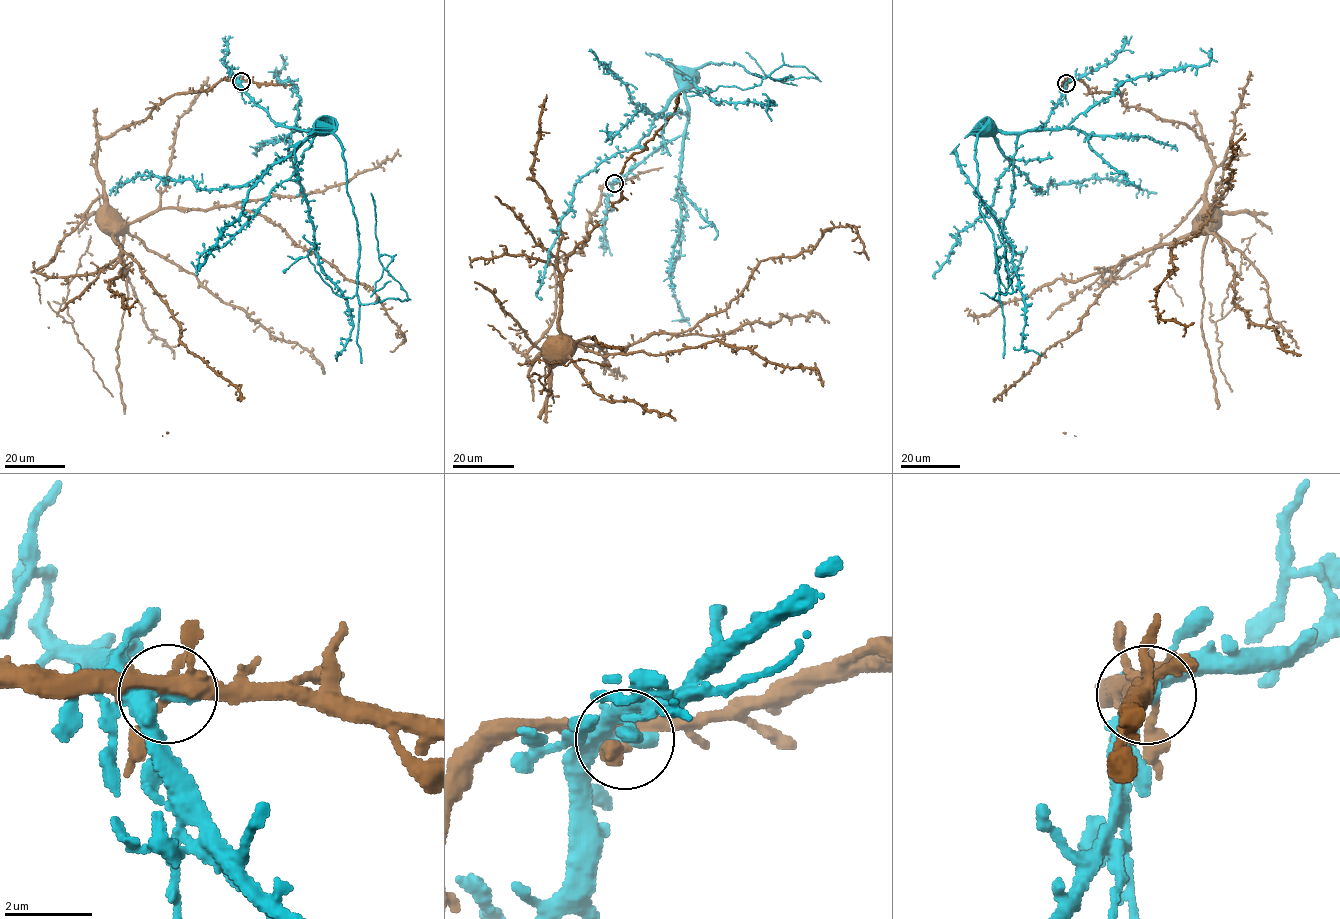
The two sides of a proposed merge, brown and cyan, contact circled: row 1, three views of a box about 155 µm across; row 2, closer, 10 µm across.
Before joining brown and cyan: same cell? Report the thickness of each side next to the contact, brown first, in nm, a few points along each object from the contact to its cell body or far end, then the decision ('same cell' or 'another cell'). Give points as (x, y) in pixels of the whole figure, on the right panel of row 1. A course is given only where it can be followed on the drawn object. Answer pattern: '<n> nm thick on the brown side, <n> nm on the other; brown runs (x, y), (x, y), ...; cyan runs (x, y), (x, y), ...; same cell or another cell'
320 nm thick on the brown side, 360 nm on the other; brown runs (1066, 83), (1082, 80), (1091, 92), (1120, 93), (1124, 104), (1186, 123), (1202, 138), (1213, 168), (1197, 224); cyan runs (1066, 83), (1044, 124), (978, 134), (975, 144), (999, 289), (1005, 236), (1021, 344), (1041, 354); another cell

